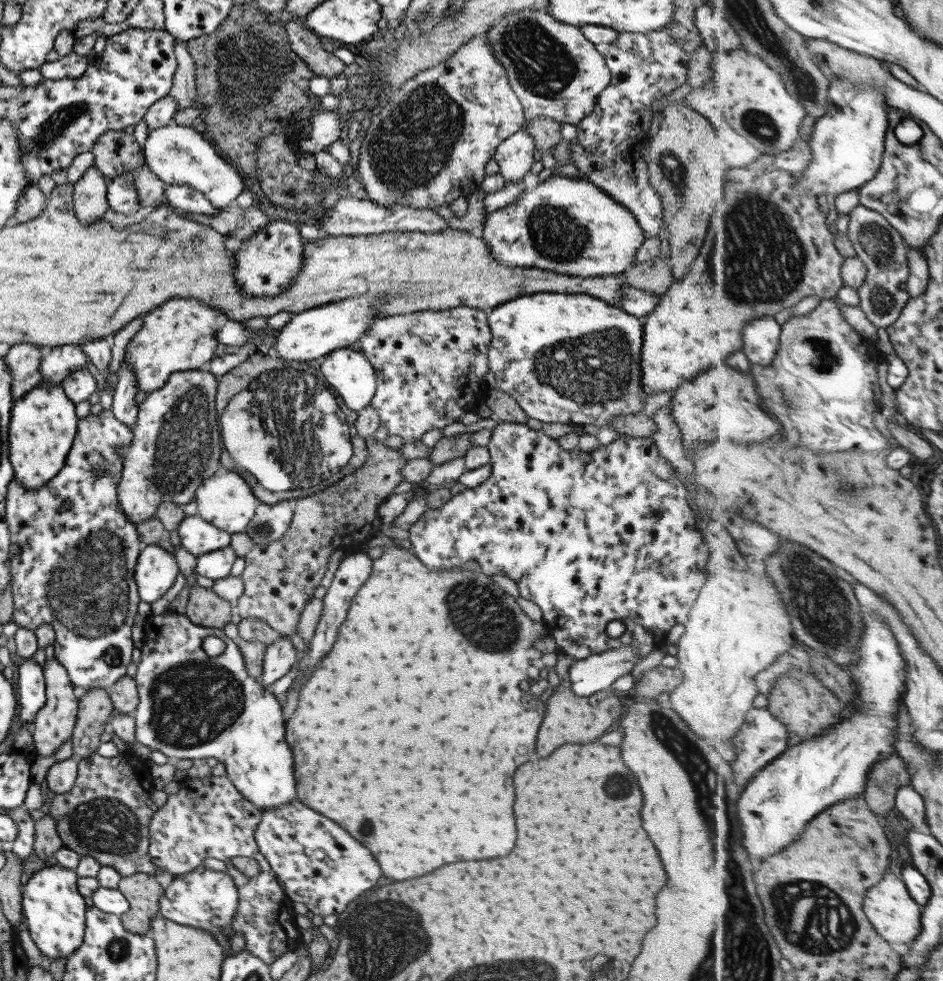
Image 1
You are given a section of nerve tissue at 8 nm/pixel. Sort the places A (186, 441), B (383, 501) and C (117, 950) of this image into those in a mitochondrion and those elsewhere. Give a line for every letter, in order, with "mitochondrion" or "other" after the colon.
A: mitochondrion
B: other
C: mitochondrion

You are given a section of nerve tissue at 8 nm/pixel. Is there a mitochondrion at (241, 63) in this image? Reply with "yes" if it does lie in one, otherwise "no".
yes

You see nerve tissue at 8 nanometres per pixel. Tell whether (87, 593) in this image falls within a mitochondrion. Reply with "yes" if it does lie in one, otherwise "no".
yes

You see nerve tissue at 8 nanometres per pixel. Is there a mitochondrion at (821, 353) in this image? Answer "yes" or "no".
yes

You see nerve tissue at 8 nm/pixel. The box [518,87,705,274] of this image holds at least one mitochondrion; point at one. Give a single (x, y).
(558, 235)

